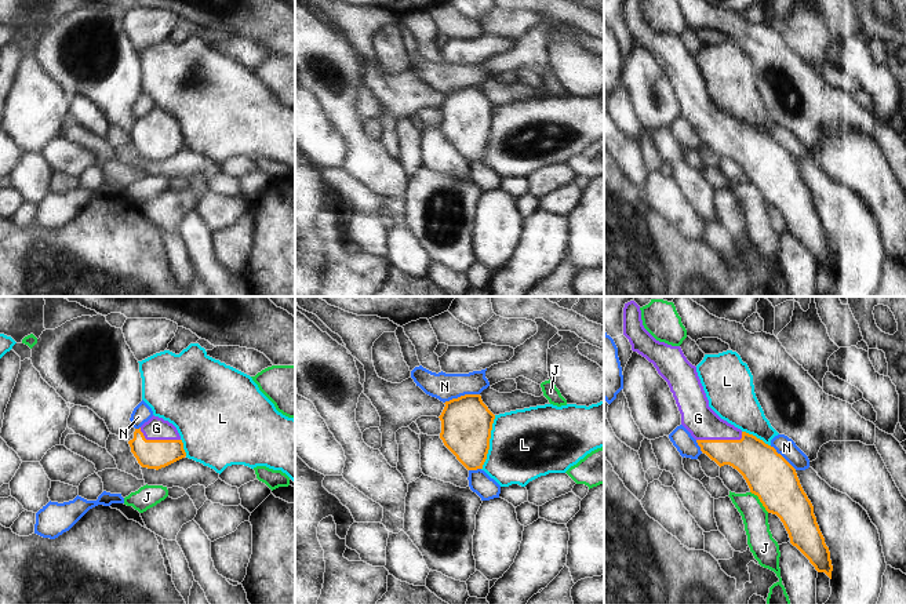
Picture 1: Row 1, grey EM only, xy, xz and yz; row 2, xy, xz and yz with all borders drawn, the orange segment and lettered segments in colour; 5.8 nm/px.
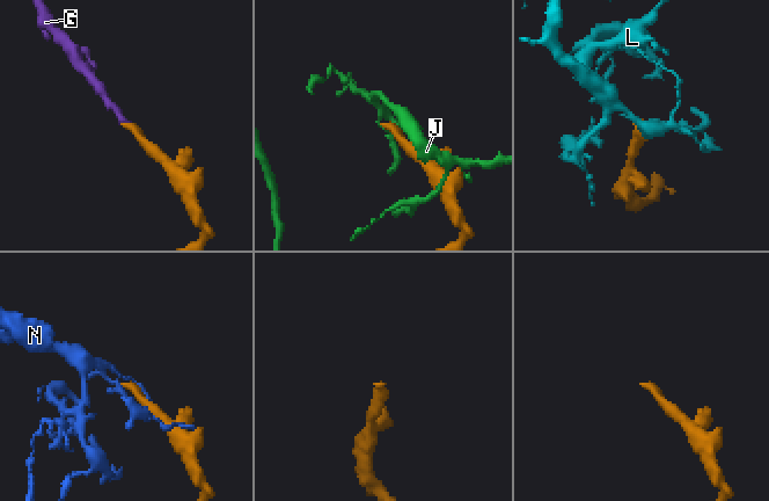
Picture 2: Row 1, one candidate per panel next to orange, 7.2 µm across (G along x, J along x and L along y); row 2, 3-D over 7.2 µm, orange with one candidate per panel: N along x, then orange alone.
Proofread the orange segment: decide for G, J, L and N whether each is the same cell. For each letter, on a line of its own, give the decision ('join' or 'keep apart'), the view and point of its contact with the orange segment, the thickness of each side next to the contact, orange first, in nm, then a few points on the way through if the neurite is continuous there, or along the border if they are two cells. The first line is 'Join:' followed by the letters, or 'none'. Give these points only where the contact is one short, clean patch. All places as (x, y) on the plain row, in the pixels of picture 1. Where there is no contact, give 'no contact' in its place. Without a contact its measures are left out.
Join: G
G: join; meets orange in yz at (721, 131); 240 nm thick on the orange side, 190 nm on the other; runs through yz (757, 153), (743, 142), (721, 131), (698, 109)
J: keep apart; meets orange in yz at (760, 192); 280 nm thick on the orange side, 150 nm on the other; border along yz (750, 182), (768, 203)
L: keep apart; meets orange in xz at (488, 134); 300 nm thick on the orange side, 400 nm on the other
N: keep apart; meets orange in xz at (461, 87); 300 nm thick on the orange side, 160 nm on the other

